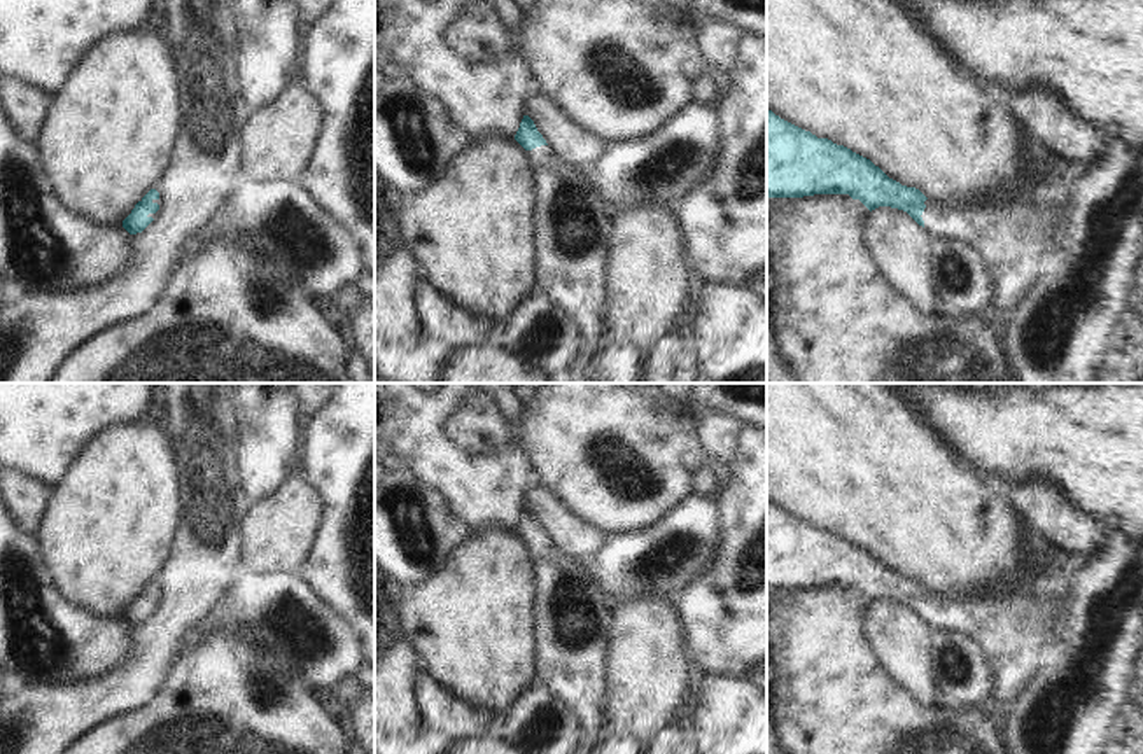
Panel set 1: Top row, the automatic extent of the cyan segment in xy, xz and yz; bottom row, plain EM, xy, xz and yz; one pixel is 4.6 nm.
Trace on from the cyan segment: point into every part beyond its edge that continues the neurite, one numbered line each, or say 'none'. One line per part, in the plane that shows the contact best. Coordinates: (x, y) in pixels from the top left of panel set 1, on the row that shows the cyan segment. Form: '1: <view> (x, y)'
1: yz (1016, 233).

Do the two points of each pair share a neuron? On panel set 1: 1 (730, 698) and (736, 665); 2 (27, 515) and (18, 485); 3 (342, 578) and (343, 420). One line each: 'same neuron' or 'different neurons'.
1: different neurons
2: same neuron
3: same neuron

